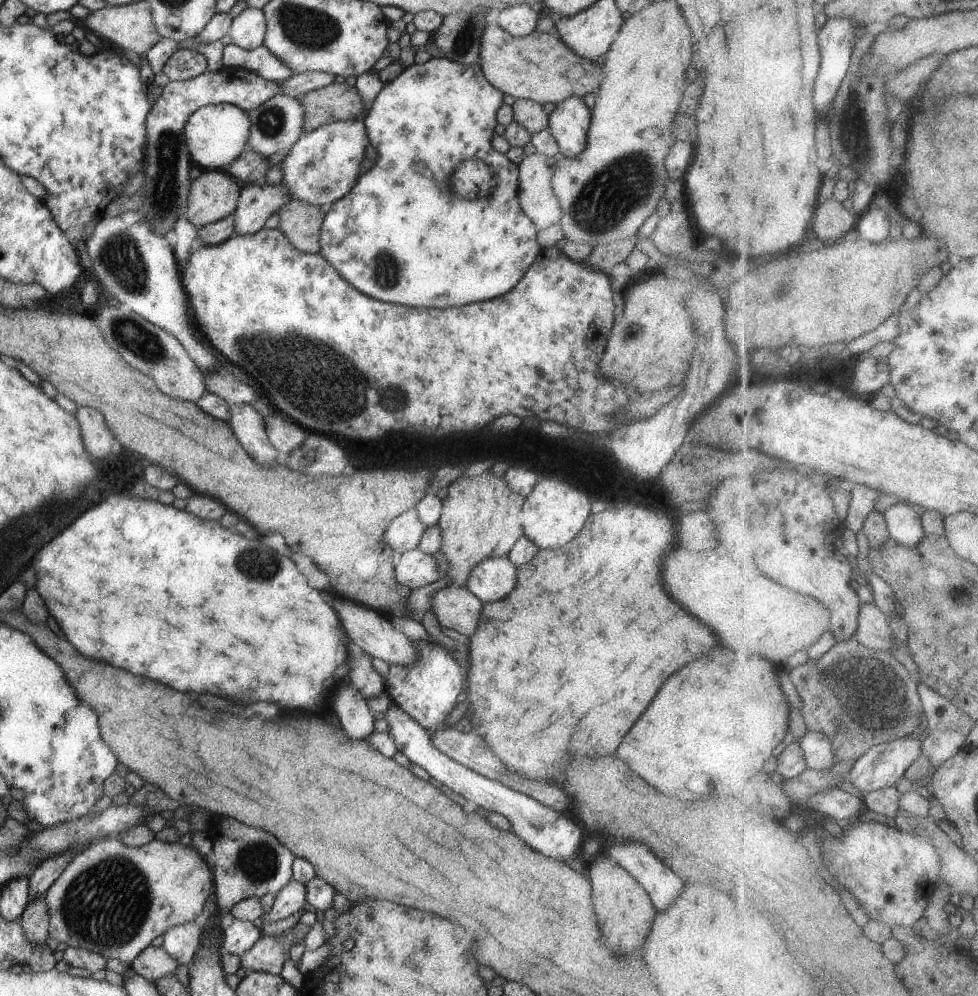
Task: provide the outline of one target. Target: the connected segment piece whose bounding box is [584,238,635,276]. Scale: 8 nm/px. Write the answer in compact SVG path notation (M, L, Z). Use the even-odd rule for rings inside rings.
M633 238L600 245L595 252L589 254L584 264L610 276L612 268L619 262L624 262L634 247Z

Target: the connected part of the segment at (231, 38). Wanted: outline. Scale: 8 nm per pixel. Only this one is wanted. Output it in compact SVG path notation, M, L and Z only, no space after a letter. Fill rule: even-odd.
M247 7L233 18L227 42L232 42L244 50L252 50L263 44L267 28L263 9Z

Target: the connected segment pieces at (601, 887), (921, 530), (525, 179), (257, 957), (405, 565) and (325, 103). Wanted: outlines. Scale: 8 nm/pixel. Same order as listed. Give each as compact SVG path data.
M604 853L590 864L588 880L592 884L592 904L598 916L598 926L602 928L608 946L618 954L638 952L657 913L647 890L625 868L618 866L612 857Z
M899 500L886 513L890 532L901 545L915 547L928 535L922 515L915 505Z
M534 153L525 156L518 165L518 202L523 213L538 230L560 222L563 210L554 194L551 180L556 158Z
M295 926L282 933L280 939L270 935L258 939L252 948L241 954L242 968L248 972L256 971L280 975L292 944L304 938L305 928L302 926L298 934L295 934L294 928Z
M416 548L402 554L395 567L395 575L399 584L409 586L413 590L436 582L445 576L445 572L438 568L432 555Z
M332 83L297 97L305 106L305 131L323 127L336 121L363 120L364 100L355 86L348 83Z

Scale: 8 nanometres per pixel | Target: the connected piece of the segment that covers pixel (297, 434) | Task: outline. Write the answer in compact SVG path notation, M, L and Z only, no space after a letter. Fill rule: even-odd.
M270 414L264 417L264 422L269 441L279 452L281 461L302 446L306 438L306 430L295 422L290 422L282 414Z

